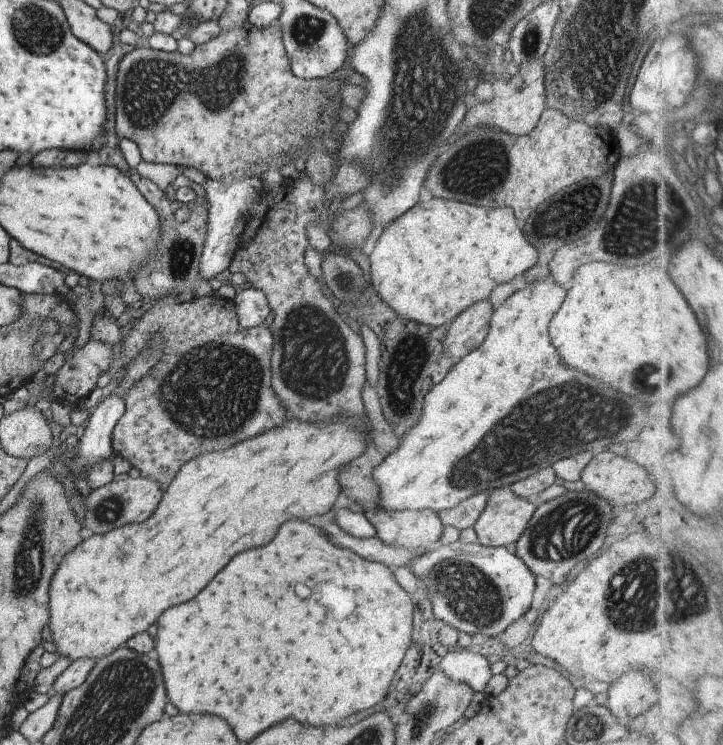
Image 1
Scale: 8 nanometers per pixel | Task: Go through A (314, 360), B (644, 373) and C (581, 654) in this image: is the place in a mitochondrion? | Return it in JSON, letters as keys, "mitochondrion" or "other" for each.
{"A":"mitochondrion","B":"mitochondrion","C":"other"}

